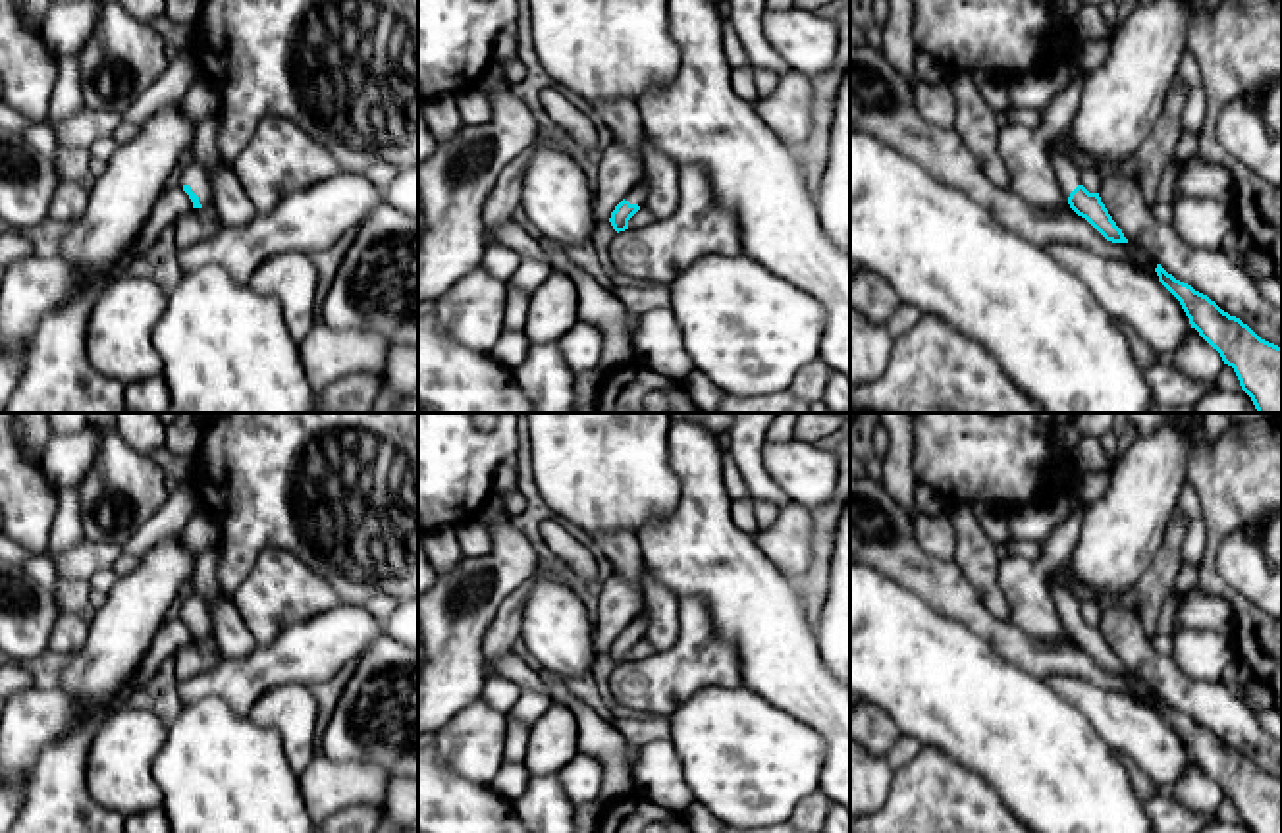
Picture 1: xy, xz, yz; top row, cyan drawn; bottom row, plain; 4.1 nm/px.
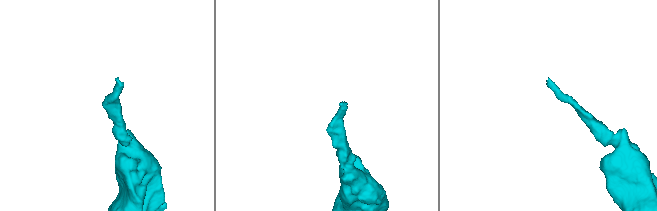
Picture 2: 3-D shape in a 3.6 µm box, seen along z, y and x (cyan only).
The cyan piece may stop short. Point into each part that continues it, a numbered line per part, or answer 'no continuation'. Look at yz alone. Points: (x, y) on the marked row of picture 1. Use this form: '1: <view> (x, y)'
1: yz (1067, 174)

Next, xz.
1: xz (637, 195)

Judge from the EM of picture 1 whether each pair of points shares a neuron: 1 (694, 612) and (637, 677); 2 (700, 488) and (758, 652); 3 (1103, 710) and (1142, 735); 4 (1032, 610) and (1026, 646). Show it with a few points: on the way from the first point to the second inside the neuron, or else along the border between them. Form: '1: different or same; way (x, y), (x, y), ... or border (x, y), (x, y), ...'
1: same; way (694, 633), (694, 639), (658, 675)
2: same; way (706, 529), (758, 612)
3: same; way (1113, 714), (1132, 729)
4: different; border (1009, 619), (1038, 639), (1068, 641)

